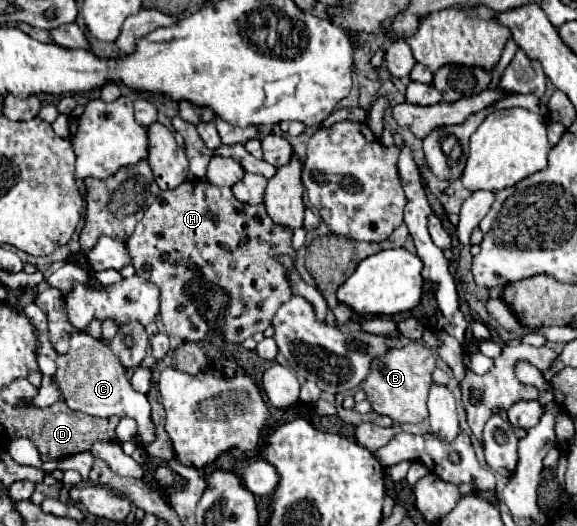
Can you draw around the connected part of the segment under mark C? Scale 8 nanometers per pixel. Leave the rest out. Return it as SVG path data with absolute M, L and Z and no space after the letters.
M29 303L27 307L23 307L21 313L27 315L39 331L39 353L55 357L55 363L57 363L55 377L59 381L61 399L73 411L81 411L81 413L87 413L93 417L101 417L101 415L133 417L139 425L137 435L139 435L141 445L147 445L155 439L155 429L151 423L151 405L149 405L147 397L133 389L133 385L127 377L127 369L121 365L121 361L115 357L115 353L105 343L101 343L99 339L95 339L87 333L77 333L71 337L69 351L65 355L57 355L57 353L53 353L53 347L49 343L49 329L47 329L45 313L35 303Z

